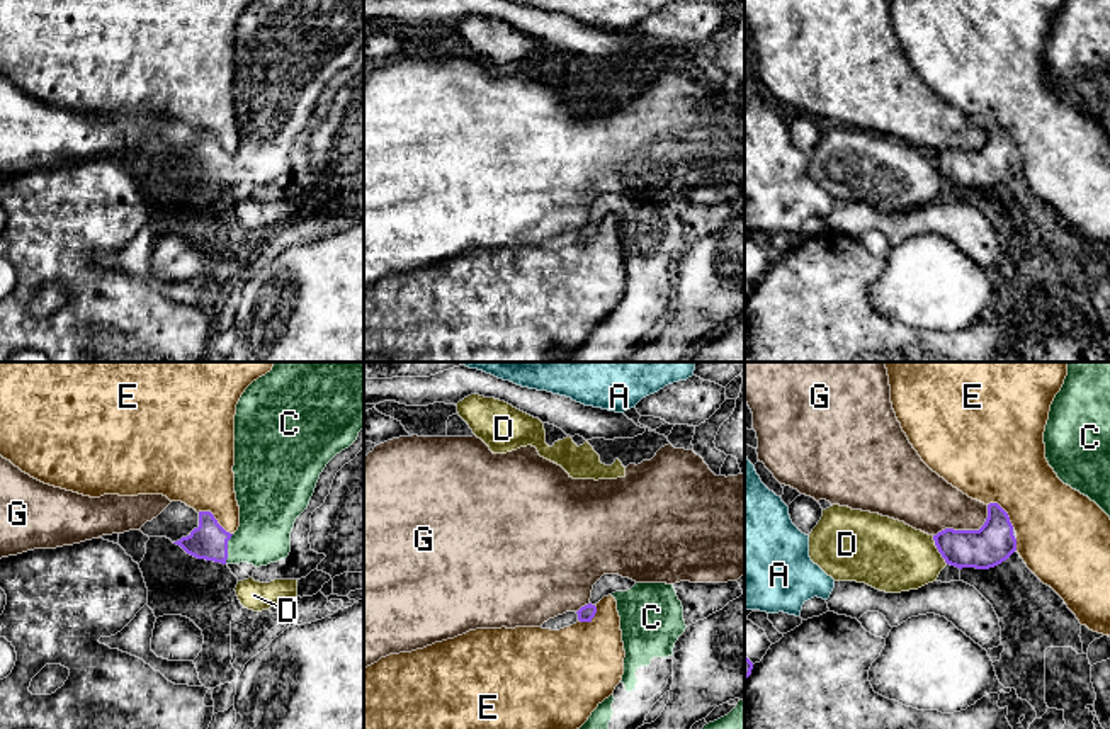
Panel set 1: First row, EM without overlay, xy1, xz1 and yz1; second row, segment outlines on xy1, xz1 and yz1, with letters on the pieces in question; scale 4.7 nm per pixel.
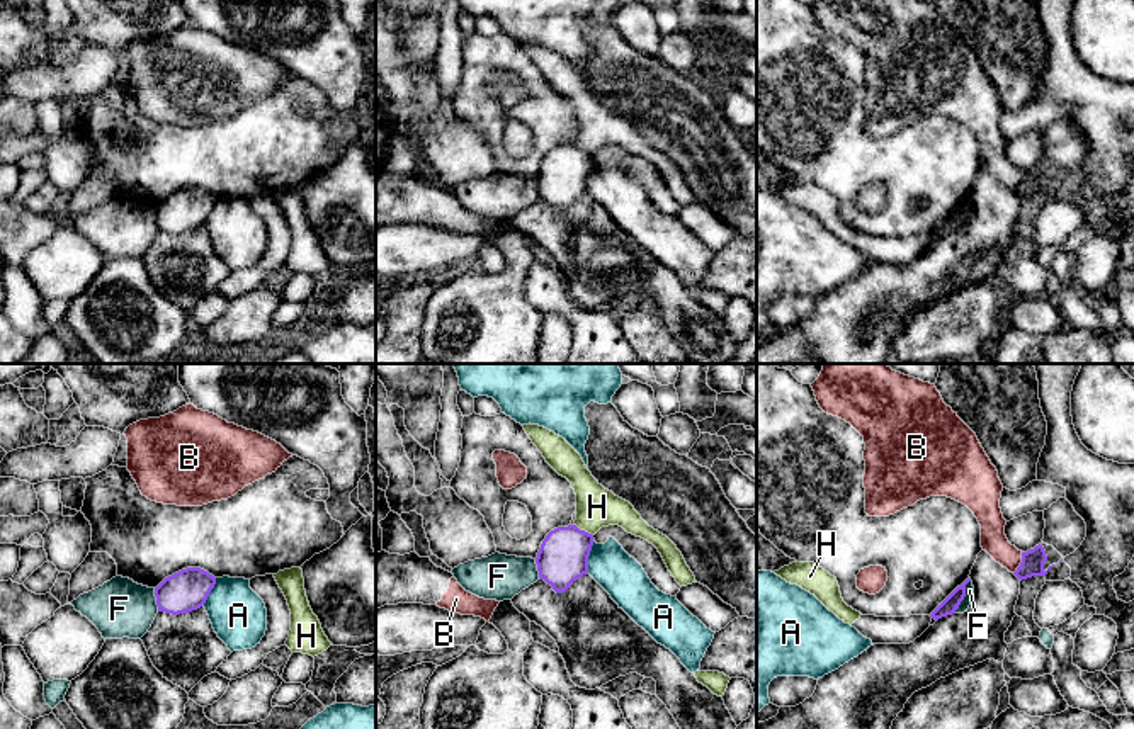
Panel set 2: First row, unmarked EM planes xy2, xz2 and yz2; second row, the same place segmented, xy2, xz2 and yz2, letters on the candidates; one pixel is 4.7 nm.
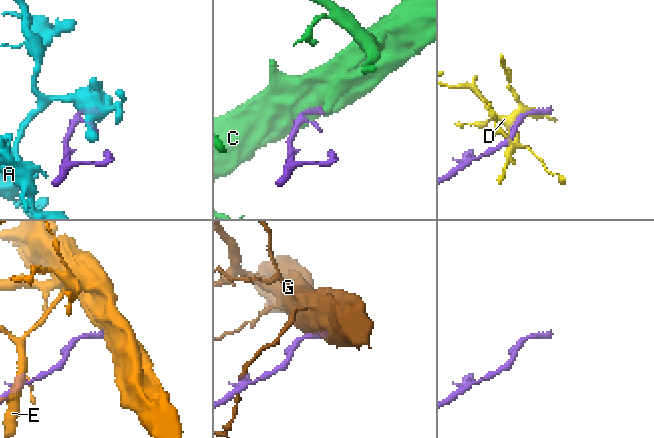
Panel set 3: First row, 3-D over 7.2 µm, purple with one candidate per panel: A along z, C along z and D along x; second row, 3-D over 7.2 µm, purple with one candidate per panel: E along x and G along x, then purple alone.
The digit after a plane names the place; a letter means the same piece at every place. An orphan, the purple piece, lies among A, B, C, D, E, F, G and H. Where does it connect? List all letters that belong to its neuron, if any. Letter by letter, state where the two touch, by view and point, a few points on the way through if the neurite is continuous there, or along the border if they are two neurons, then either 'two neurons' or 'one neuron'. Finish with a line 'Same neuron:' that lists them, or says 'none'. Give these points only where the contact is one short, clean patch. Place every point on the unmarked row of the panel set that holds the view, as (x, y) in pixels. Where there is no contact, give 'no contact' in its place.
A: meets purple in xz2 at (589, 174); two neurons
B: meets purple in yz2 at (1020, 182); border along yz2 (1022, 172), (1022, 180), (1014, 192); two neurons
C: meets purple in xy1 at (226, 169); runs through xy1 (209, 160), (226, 169), (235, 167), (267, 135); one neuron
D: meets purple in yz1 at (937, 167); two neurons
E: meets purple in xy1 at (215, 138); two neurons
F: meets purple in yz2 at (964, 214); border along yz2 (969, 197), (964, 218), (954, 231); two neurons
G: meets purple in yz1 at (968, 150); two neurons
H: meets purple in xz2 at (584, 150); two neurons
Same neuron: C

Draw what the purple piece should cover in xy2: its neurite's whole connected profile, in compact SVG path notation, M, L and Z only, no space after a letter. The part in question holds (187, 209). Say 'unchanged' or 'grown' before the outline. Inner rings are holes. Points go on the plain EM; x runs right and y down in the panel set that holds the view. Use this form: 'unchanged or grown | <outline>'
unchanged | M187 187L165 197L156 207L158 231L179 235L201 228L216 197L201 187Z

